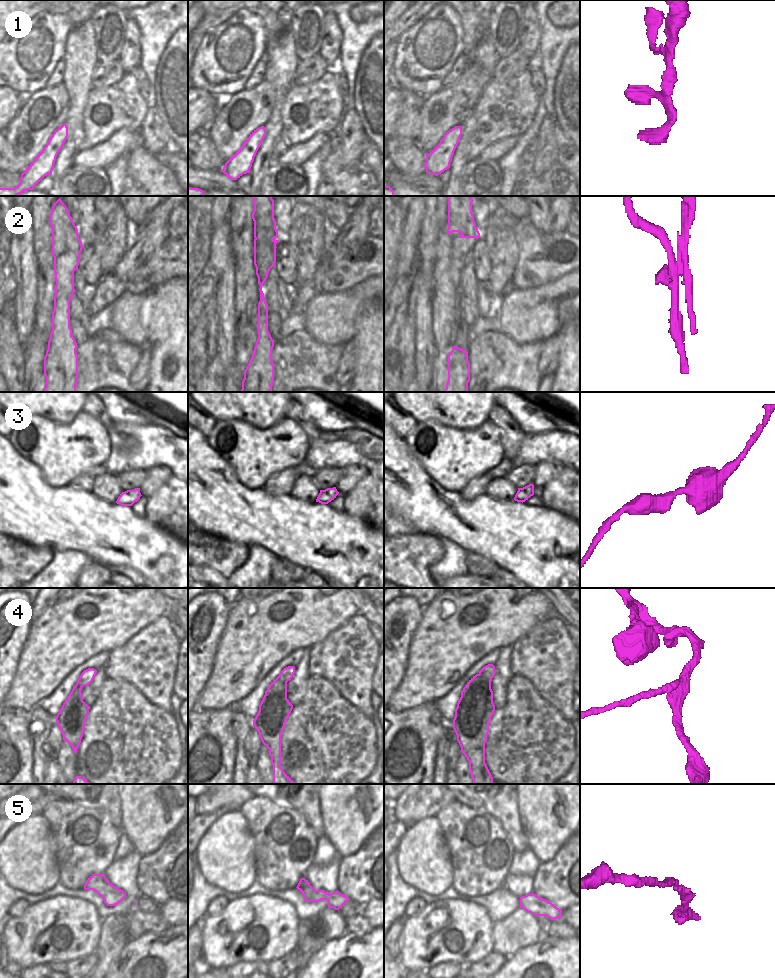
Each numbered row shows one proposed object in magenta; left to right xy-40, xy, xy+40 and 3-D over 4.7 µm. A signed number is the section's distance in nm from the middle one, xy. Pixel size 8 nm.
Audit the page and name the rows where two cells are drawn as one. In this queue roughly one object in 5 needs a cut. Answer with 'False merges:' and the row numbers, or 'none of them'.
False merges: 2, 4

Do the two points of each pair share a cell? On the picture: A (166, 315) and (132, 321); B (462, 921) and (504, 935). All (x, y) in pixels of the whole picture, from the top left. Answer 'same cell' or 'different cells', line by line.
A: different cells
B: different cells

